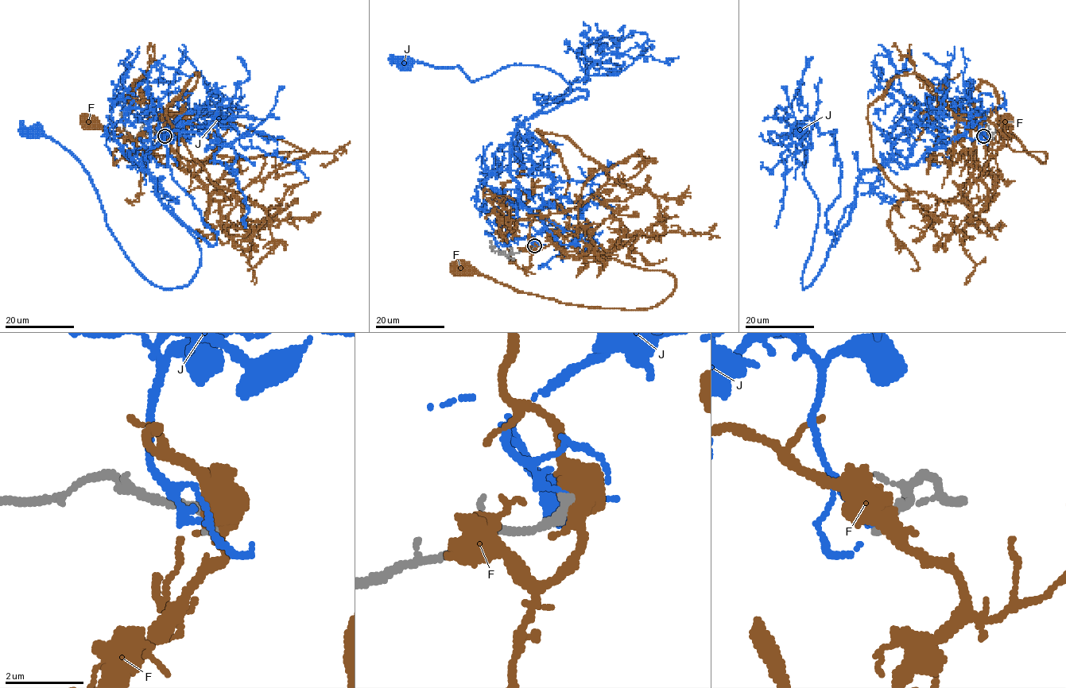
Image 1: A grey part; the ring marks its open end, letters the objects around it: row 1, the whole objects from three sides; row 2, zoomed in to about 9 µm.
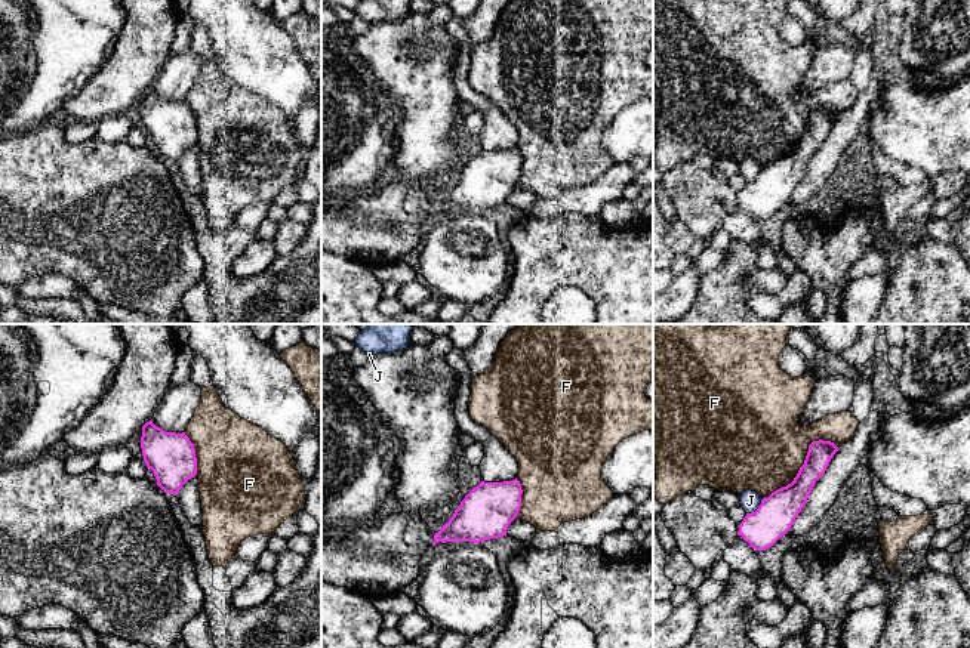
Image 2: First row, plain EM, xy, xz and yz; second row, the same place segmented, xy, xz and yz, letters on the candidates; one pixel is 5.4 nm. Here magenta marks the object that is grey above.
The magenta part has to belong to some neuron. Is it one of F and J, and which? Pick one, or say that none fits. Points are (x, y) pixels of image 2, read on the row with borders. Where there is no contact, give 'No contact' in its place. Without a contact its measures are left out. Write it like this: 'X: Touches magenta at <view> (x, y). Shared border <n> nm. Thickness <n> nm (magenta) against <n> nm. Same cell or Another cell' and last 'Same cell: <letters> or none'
F: Touches magenta at yz (804, 463). Shared border 500 nm. Thickness 180 nm (magenta) against 480 nm. Another cell
J: Touches magenta at yz (757, 509). Shared border 130 nm. Thickness 200 nm (magenta) against 110 nm. Another cell
Same cell: none

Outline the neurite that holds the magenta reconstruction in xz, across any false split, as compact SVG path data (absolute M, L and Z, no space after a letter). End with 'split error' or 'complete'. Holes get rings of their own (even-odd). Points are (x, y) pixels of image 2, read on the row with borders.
M517 478L504 482L481 481L465 496L453 516L443 525L443 528L434 534L432 546L438 541L480 543L483 540L506 536L509 524L517 518L521 507L521 494L521 484Z; complete

